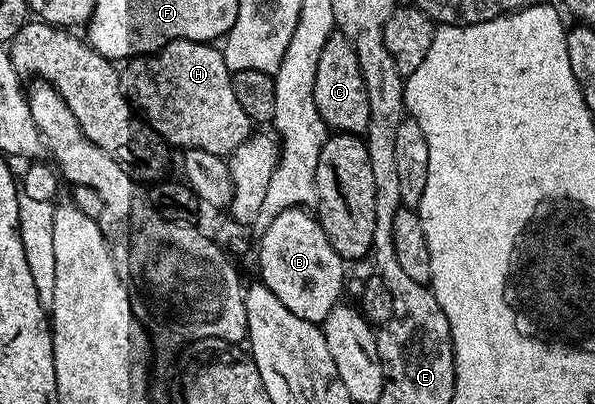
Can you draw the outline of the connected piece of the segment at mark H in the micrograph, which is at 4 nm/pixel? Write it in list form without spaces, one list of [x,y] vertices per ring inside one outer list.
[[[170,41],[164,49],[160,49],[158,53],[144,55],[128,60],[121,69],[121,84],[123,92],[127,94],[128,101],[132,106],[145,118],[151,128],[156,129],[161,134],[163,140],[167,142],[168,146],[176,147],[180,150],[184,149],[200,149],[201,151],[213,151],[213,155],[221,158],[226,158],[237,147],[241,147],[251,136],[253,132],[253,123],[249,119],[249,115],[245,115],[245,110],[241,107],[241,103],[237,103],[237,95],[233,95],[232,71],[225,63],[222,52],[214,44],[206,41]]]

